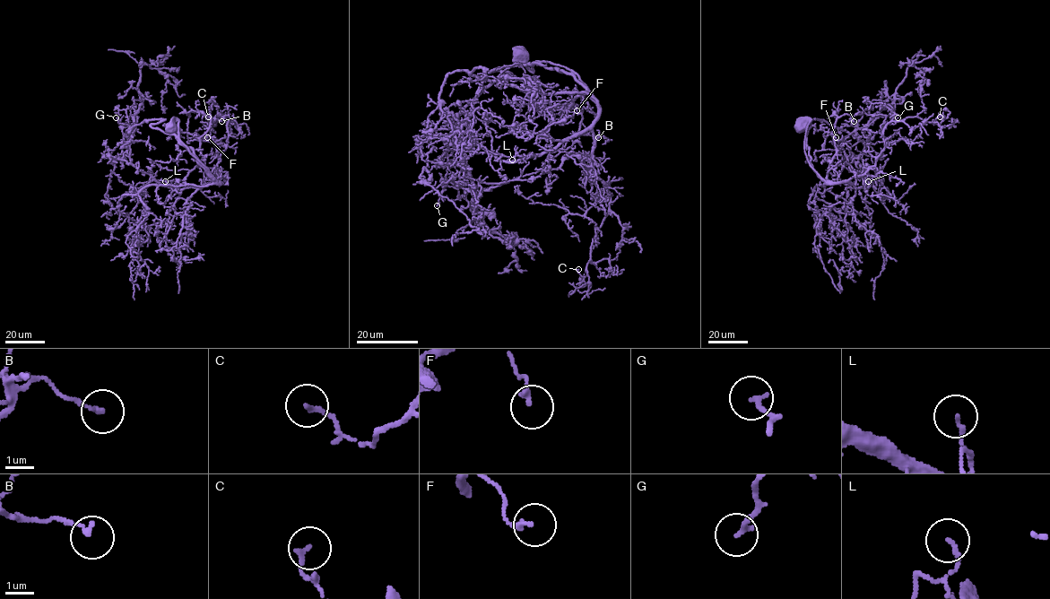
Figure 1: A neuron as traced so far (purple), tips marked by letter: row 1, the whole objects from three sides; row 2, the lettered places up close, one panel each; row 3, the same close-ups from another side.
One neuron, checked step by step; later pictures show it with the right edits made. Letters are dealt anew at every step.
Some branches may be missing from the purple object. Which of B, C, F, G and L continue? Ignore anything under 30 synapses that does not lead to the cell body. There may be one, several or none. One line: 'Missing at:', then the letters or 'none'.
Missing at: G

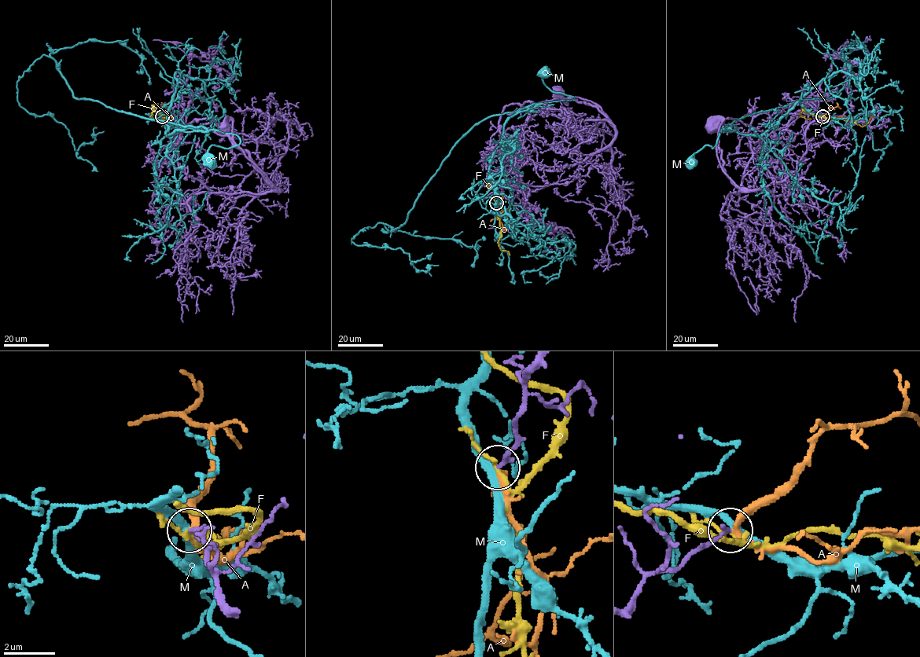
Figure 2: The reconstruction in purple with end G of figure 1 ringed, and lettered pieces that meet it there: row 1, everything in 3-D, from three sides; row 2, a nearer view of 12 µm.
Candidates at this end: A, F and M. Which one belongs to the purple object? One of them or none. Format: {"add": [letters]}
{"add": ["A"]}

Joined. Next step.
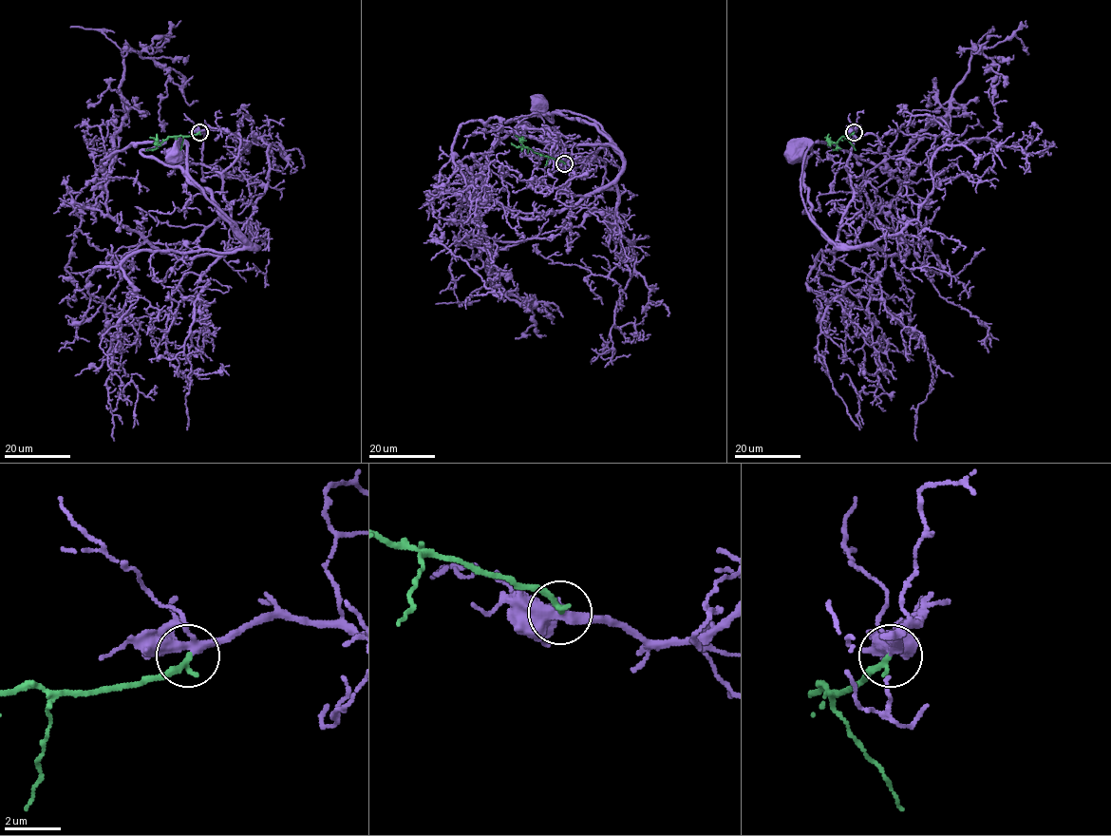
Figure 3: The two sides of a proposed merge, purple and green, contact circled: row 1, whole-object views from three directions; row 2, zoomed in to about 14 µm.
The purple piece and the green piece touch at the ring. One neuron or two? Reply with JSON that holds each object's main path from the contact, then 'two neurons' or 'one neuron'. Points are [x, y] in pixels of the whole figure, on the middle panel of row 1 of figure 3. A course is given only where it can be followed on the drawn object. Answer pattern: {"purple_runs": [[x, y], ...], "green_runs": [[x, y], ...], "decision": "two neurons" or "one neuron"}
{"purple_runs": [[564, 163], [605, 164], [588, 159], [610, 137], [571, 111], [551, 118], [540, 104]], "green_runs": [[564, 163], [511, 142]], "decision": "one neuron"}

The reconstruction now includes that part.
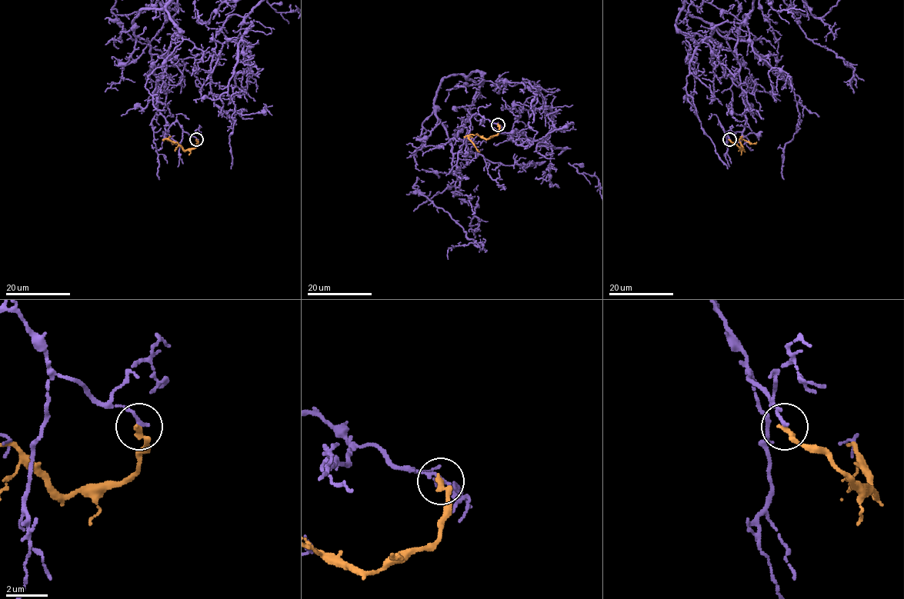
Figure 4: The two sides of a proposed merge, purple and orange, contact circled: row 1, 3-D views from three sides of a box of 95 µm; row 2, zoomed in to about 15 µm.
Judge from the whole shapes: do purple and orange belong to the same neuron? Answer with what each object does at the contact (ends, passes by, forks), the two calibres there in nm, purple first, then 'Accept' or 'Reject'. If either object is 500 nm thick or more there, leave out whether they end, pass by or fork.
At the ring purple ends. At the ring orange ends. Thickness 190 nm (purple) against 280 nm. Reject

